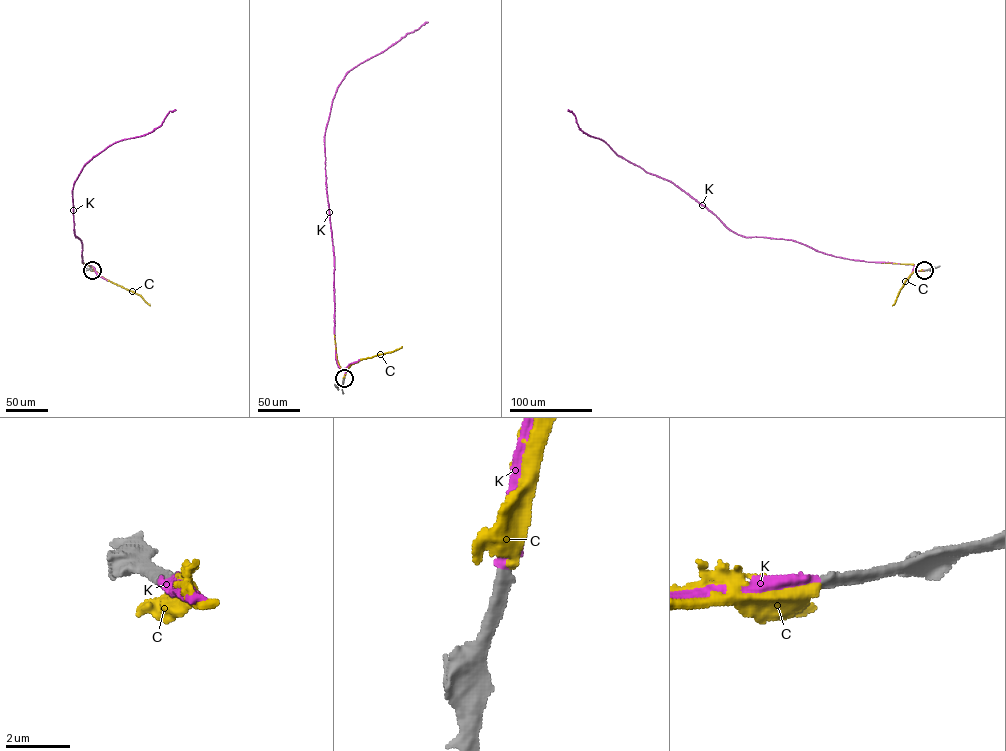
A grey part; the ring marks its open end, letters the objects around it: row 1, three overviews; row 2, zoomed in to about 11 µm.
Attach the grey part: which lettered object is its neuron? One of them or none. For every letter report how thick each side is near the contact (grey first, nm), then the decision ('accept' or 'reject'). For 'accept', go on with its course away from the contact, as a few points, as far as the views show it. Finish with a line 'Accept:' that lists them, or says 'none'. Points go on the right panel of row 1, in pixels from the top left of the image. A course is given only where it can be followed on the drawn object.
C: 320 nm thick on the grey side, 420 nm on the other; reject
K: 320 nm thick on the grey side, 400 nm on the other; accept; it runs (924, 270), (835, 257), (792, 240), (738, 235), (672, 183), (583, 132), (568, 110)
Accept: K

